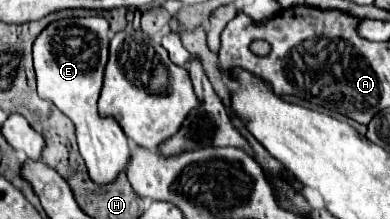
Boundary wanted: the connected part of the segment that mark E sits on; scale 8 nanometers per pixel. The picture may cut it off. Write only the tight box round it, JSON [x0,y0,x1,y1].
[32,16,130,182]

